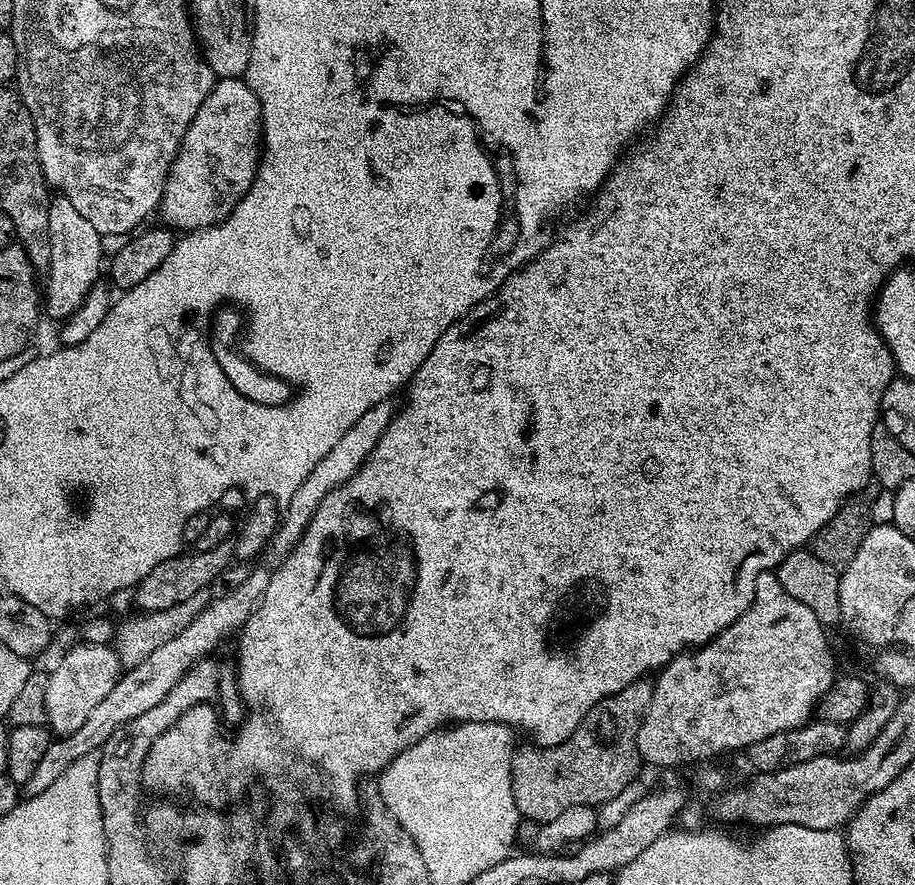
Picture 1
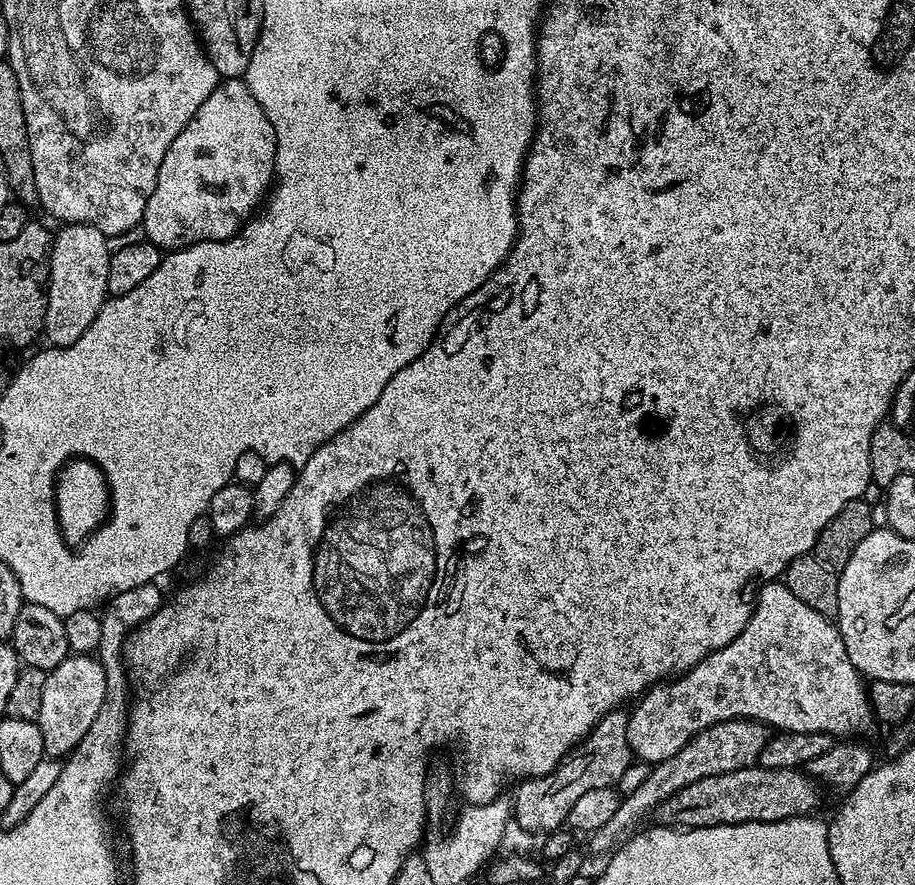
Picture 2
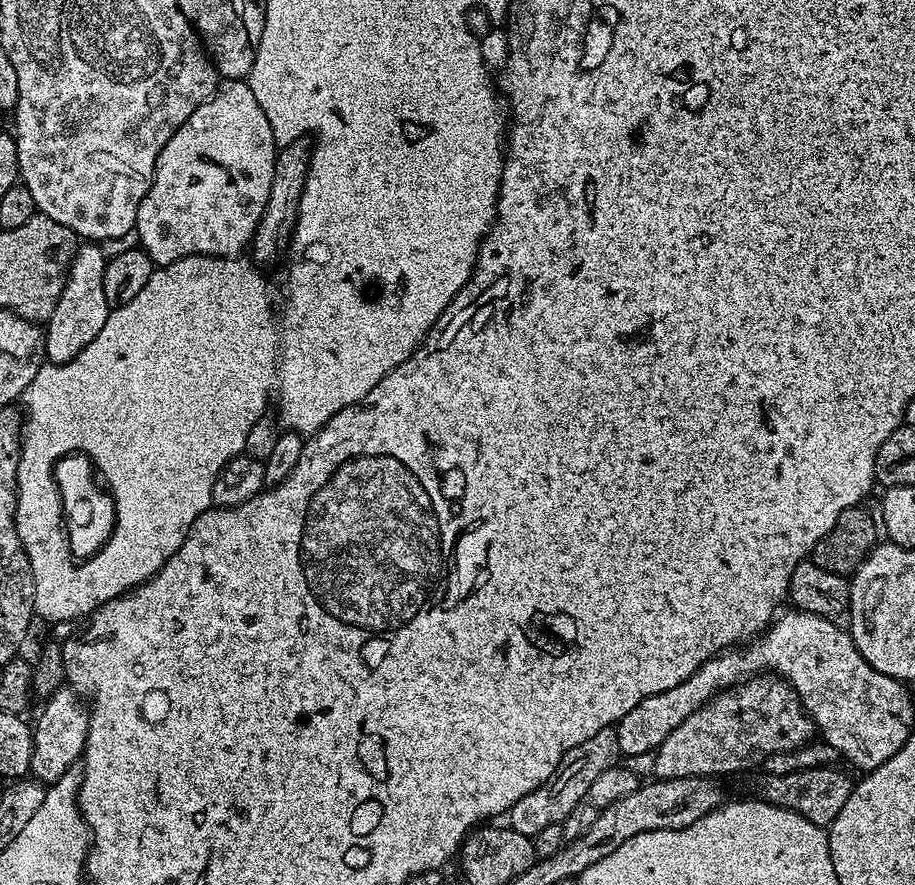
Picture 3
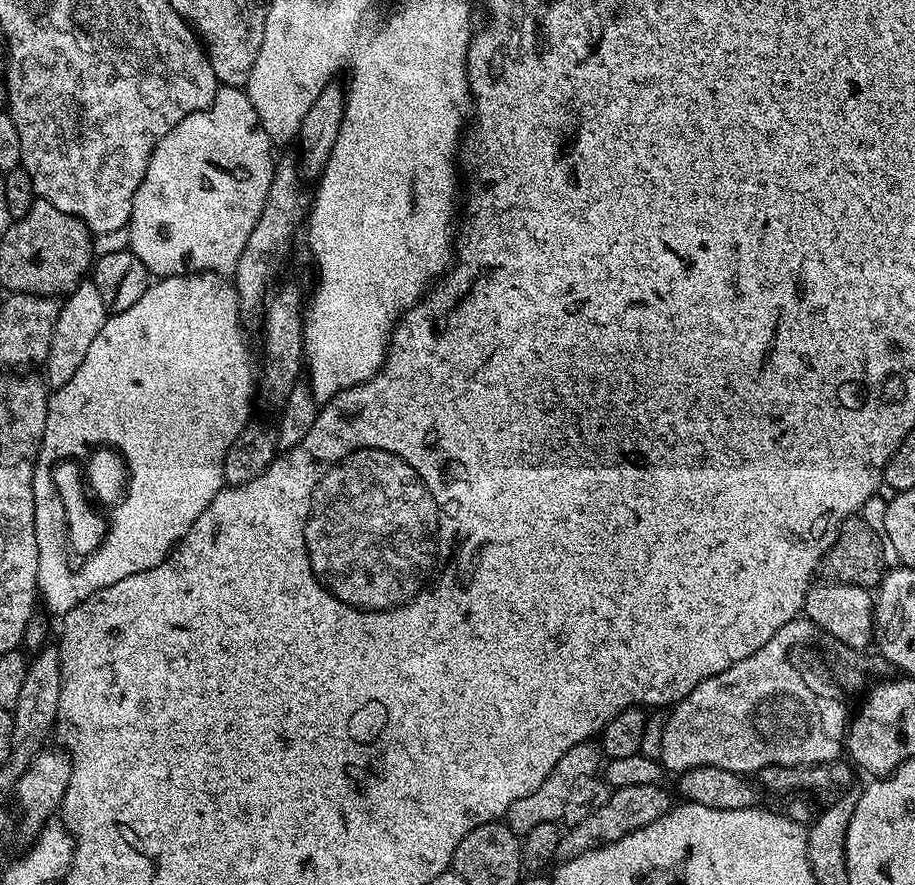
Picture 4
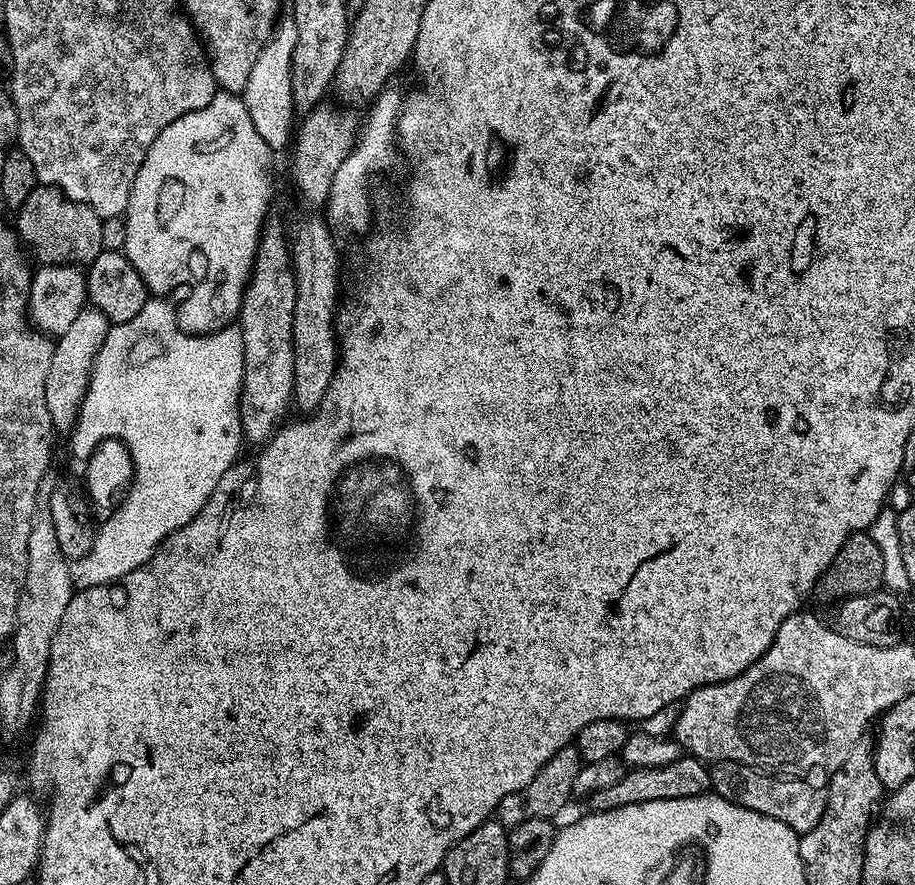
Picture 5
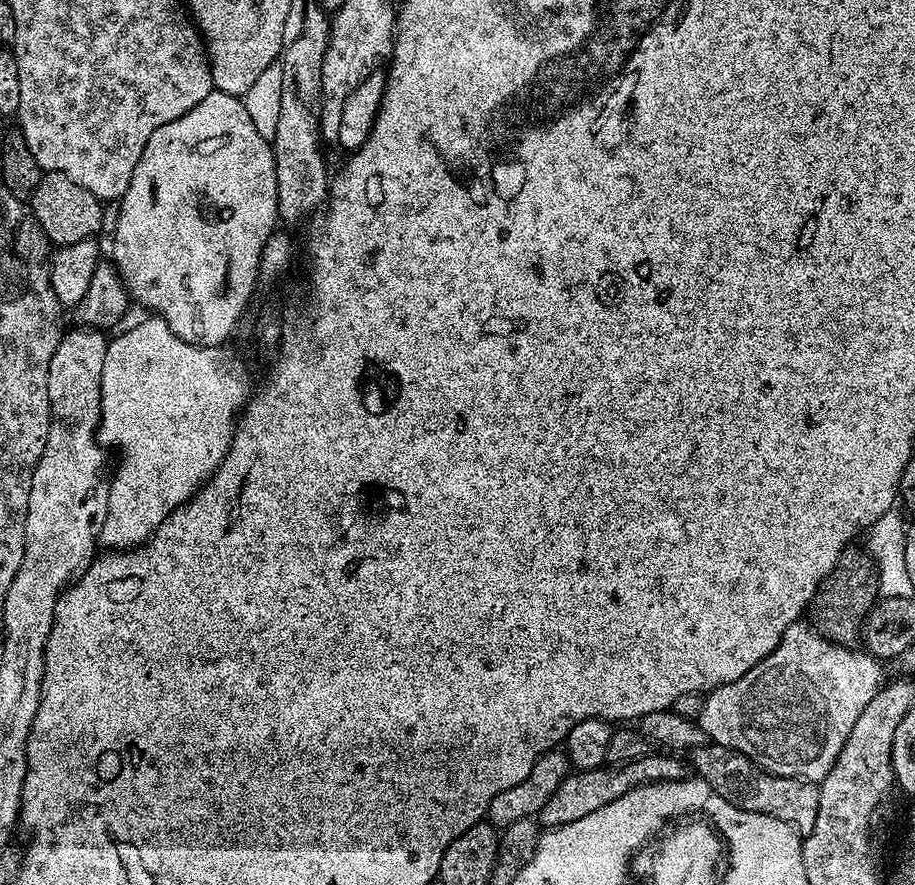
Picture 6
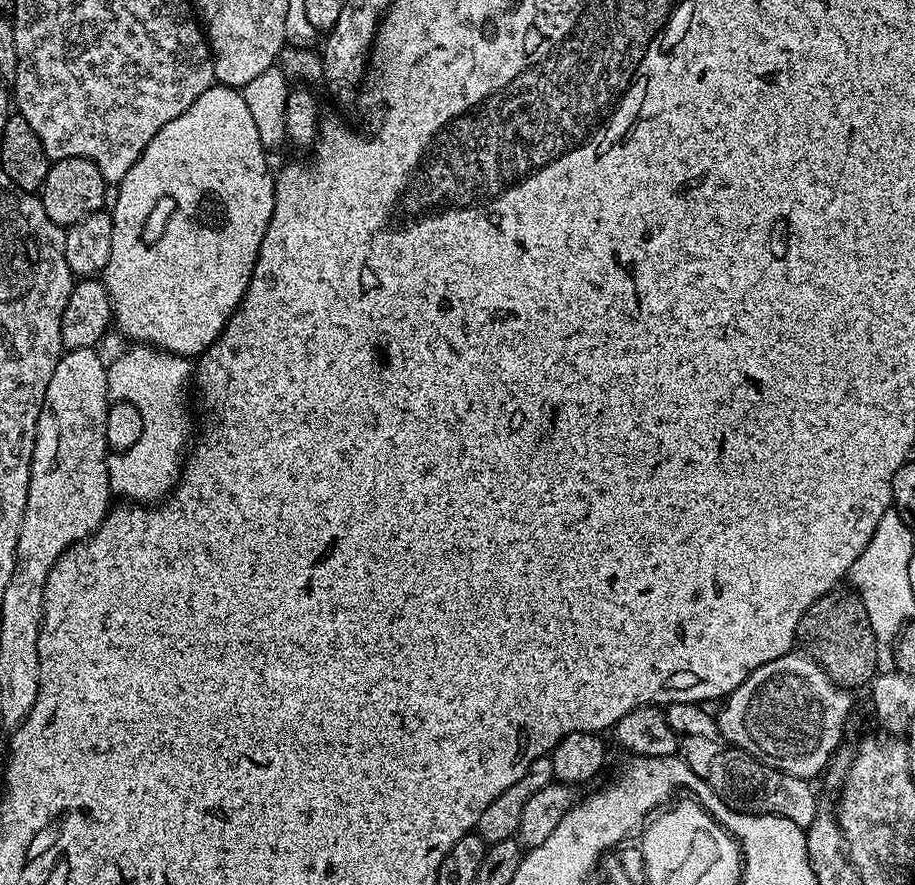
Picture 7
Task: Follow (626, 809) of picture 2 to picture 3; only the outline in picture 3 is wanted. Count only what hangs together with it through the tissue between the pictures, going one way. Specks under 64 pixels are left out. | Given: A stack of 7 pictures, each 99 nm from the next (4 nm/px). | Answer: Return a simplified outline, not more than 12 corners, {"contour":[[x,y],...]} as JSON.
{"contour":[[775,674],[719,692],[654,753],[655,779],[721,778],[803,748]]}

